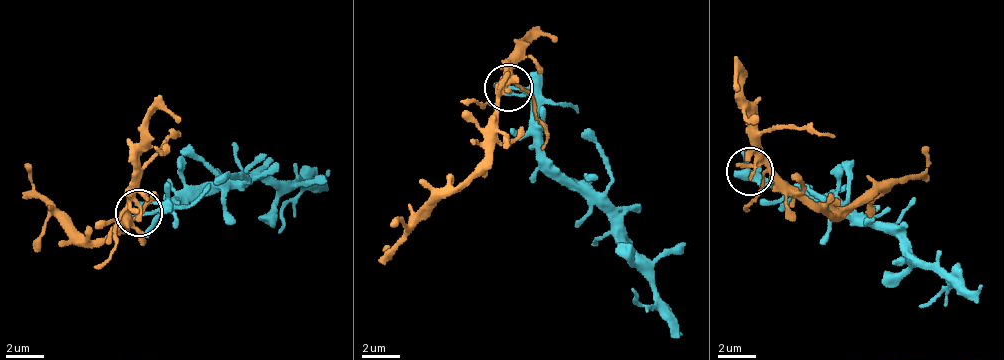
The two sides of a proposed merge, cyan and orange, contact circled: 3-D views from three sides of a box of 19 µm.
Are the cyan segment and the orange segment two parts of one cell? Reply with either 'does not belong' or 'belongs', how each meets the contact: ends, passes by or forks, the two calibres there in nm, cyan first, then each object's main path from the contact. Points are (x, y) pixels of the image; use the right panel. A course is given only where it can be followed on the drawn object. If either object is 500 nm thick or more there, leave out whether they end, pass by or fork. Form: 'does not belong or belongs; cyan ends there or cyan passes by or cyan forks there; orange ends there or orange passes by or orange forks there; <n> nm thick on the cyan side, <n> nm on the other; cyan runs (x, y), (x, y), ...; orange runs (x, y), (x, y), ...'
belongs; cyan ends there; orange ends there; 320 nm thick on the cyan side, 240 nm on the other; cyan runs (751, 172), (759, 181), (811, 188), (877, 222), (895, 224), (931, 269), (949, 285), (917, 308); orange runs (751, 172), (766, 164), (799, 195), (834, 215), (839, 210), (918, 179), (928, 167), (923, 147)

